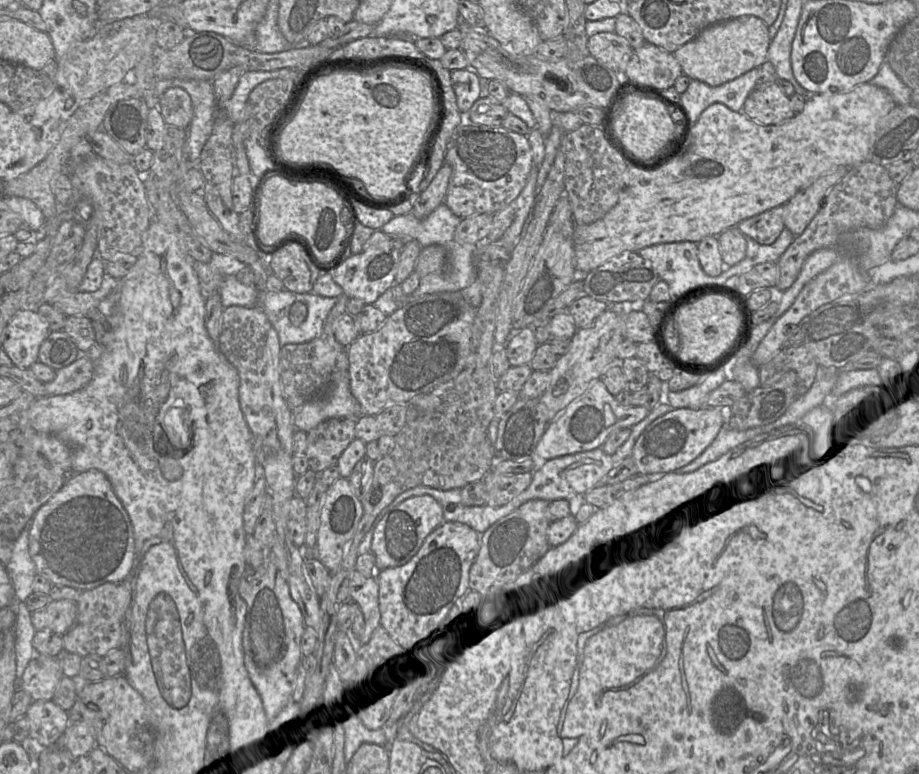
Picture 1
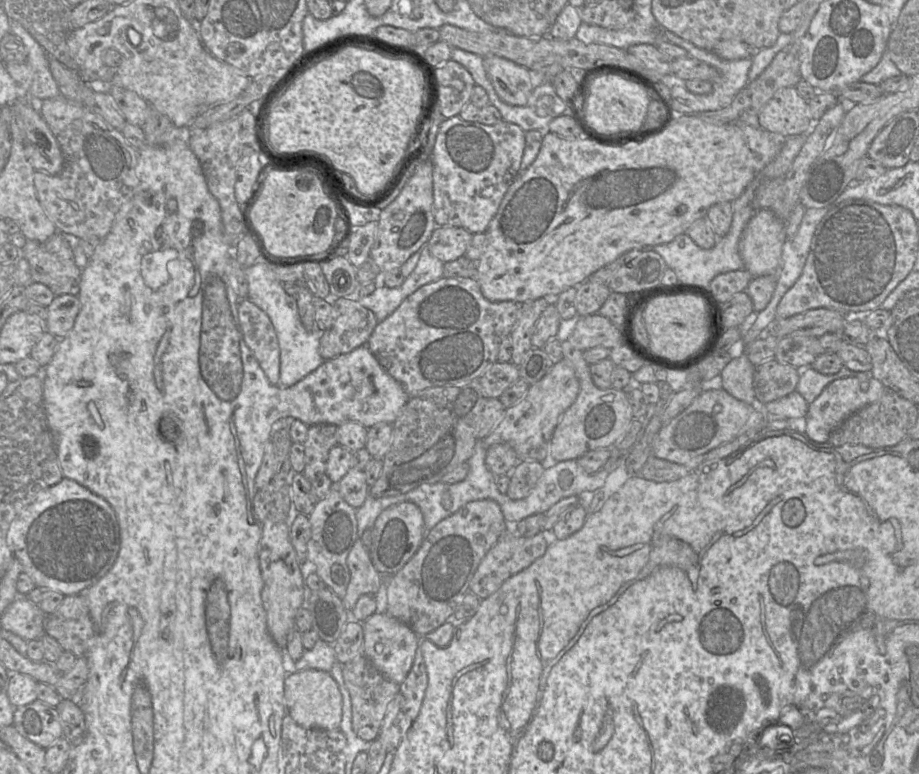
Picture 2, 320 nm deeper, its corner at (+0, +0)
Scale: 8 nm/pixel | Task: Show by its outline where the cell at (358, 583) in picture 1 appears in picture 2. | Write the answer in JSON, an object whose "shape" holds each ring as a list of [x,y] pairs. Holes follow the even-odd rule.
{"shape":[[[360,538],[348,554],[347,565],[350,570],[350,582],[342,601],[345,608],[351,611],[362,595],[375,595],[379,591],[381,574],[375,569],[369,550],[364,547]]]}

